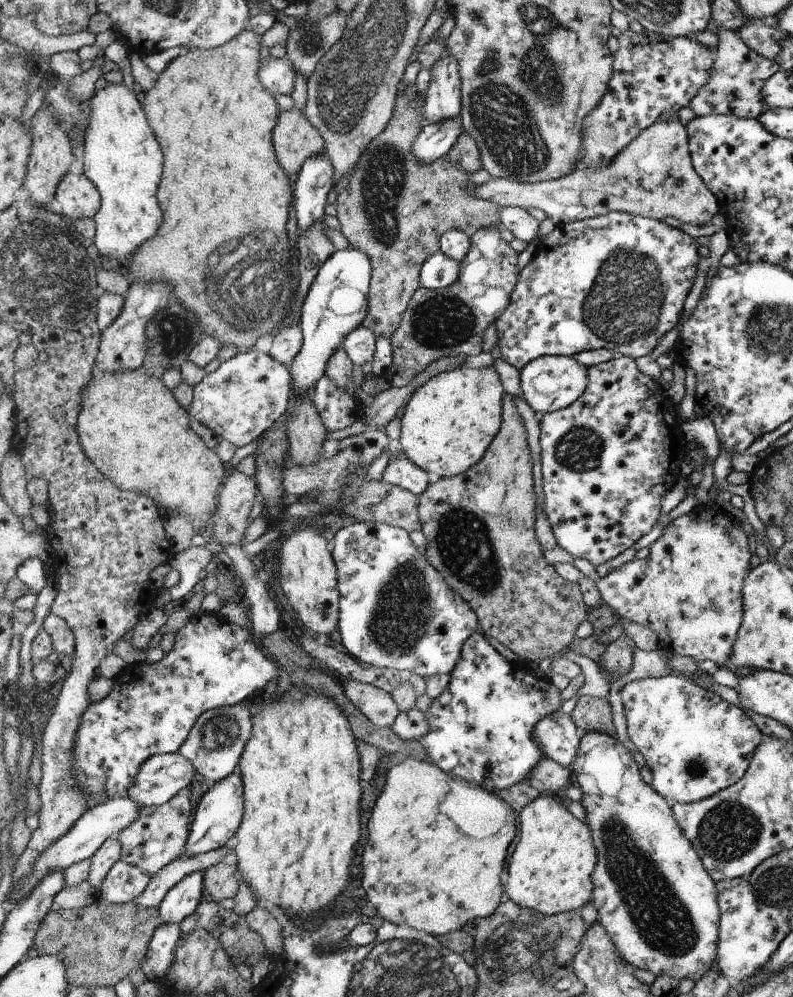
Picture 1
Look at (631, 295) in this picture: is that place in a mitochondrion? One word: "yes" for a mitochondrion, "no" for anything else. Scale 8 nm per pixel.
yes

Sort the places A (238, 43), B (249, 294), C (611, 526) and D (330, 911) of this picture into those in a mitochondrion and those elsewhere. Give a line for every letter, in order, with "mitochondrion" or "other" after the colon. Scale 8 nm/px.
A: other
B: mitochondrion
C: other
D: other

